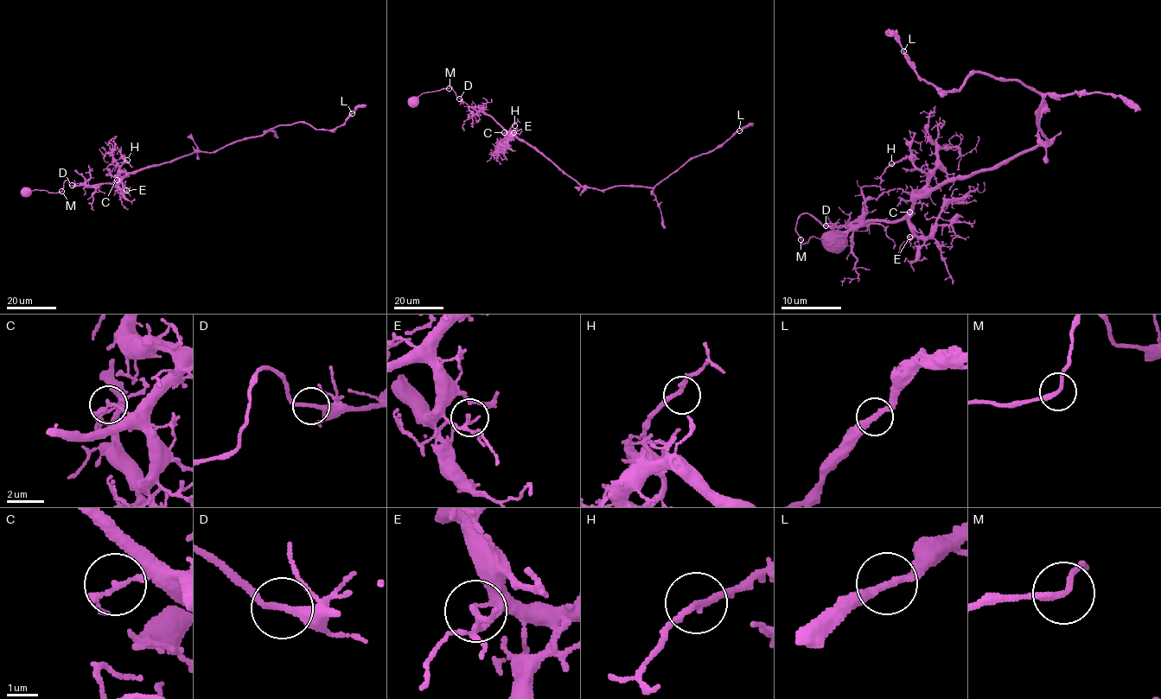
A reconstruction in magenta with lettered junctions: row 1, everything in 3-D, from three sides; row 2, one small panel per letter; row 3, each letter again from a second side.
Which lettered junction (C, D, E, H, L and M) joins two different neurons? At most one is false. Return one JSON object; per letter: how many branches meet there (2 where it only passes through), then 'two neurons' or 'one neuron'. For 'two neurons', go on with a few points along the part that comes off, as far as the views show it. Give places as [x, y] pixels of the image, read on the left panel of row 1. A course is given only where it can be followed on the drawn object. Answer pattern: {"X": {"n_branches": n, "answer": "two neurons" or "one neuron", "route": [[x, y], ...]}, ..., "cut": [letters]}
{"C": {"n_branches": 2, "answer": "one neuron"}, "D": {"n_branches": 2, "answer": "one neuron"}, "E": {"n_branches": 2, "answer": "one neuron"}, "H": {"n_branches": 2, "answer": "one neuron"}, "L": {"n_branches": 2, "answer": "one neuron"}, "M": {"n_branches": 2, "answer": "one neuron"}, "cut": []}

